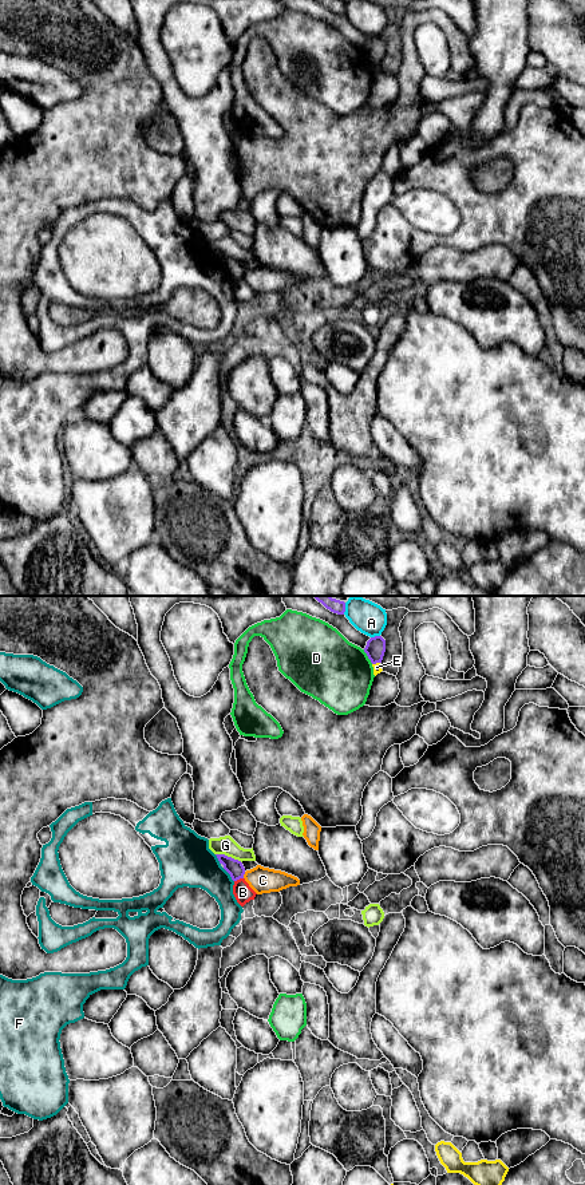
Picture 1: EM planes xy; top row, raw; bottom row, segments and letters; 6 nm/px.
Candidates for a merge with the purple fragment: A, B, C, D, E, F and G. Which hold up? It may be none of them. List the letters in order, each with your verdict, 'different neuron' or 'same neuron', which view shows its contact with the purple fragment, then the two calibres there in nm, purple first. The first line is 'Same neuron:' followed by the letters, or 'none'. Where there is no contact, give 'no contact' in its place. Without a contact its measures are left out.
Same neuron: none
A: different neuron; meets purple in xy; 120 nm thick on the purple side, 190 nm on the other
B: different neuron; meets purple in xy; 100 nm thick on the purple side, 110 nm on the other
C: different neuron; meets purple in xy; 100 nm thick on the purple side, 160 nm on the other
D: different neuron; meets purple in xy; 120 nm thick on the purple side, 400 nm on the other
E: different neuron; meets purple in xy; 120 nm thick on the purple side, 50 nm on the other
F: different neuron; meets purple in xy; 100 nm thick on the purple side, 280 nm on the other
G: different neuron; meets purple in xy; 100 nm thick on the purple side, 110 nm on the other

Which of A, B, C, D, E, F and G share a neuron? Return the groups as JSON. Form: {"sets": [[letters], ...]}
{"sets": [["A"], ["B"], ["C"], ["D"], ["E"], ["F"], ["G"]]}

